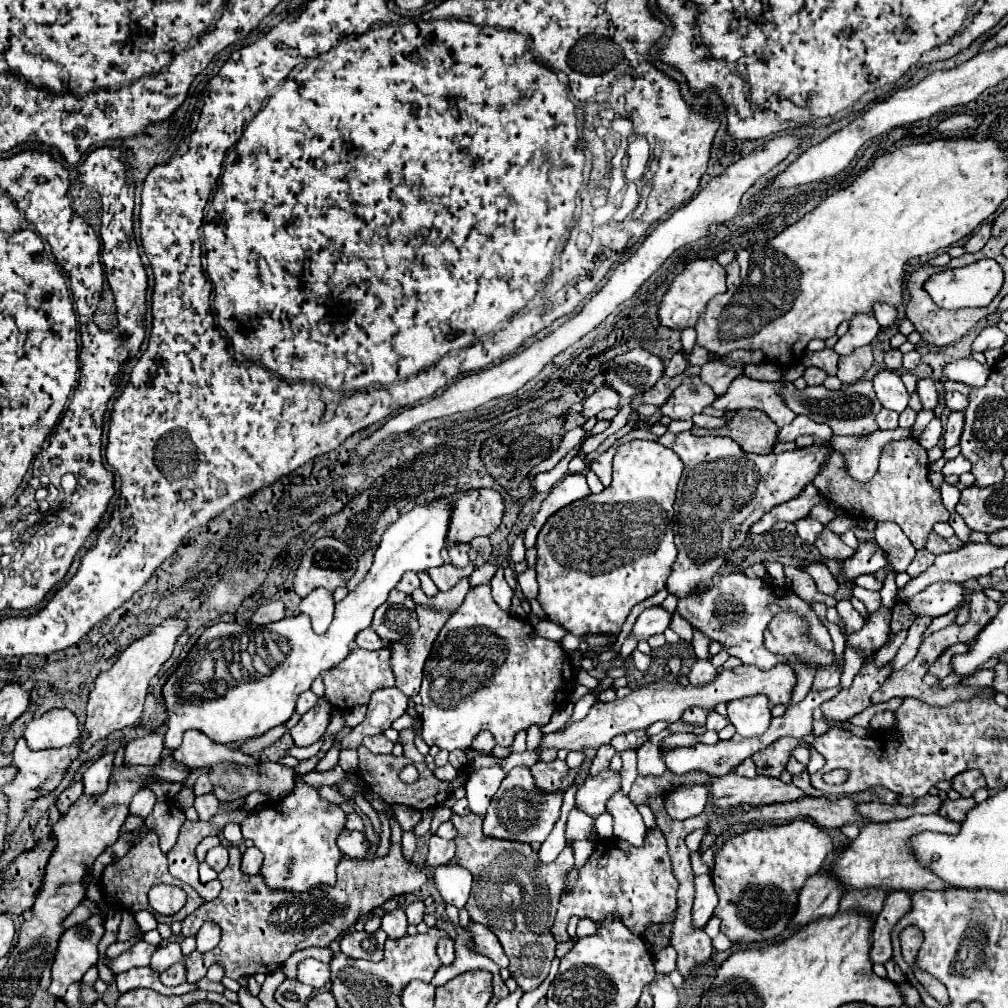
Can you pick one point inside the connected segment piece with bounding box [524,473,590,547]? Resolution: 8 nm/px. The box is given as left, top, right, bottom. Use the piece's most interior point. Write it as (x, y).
(573, 487)

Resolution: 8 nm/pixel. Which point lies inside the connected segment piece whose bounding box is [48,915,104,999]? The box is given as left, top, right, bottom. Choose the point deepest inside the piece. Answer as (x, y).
(76, 953)

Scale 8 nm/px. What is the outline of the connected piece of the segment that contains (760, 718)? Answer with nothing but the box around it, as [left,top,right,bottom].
[728,695,772,737]

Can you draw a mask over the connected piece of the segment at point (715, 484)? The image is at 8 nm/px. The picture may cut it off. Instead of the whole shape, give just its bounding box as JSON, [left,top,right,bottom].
[590,428,832,597]

